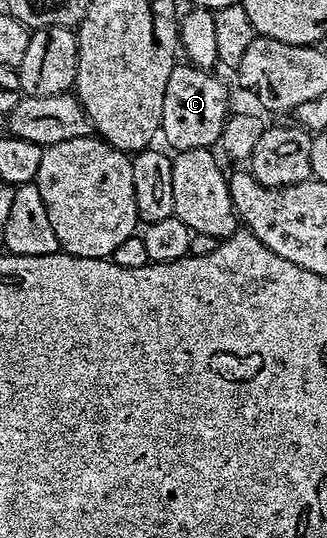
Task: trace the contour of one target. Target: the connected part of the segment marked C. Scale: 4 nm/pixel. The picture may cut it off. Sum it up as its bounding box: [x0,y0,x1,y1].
[161,65,229,153]

